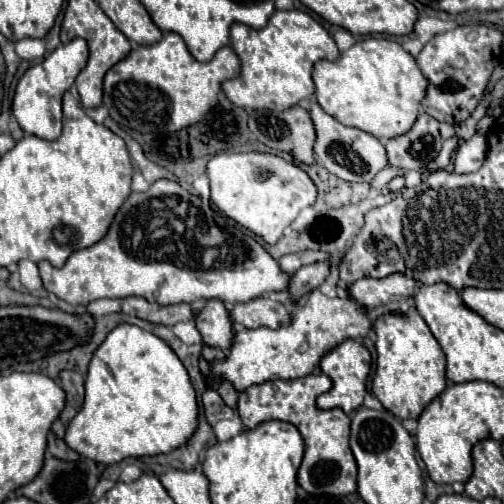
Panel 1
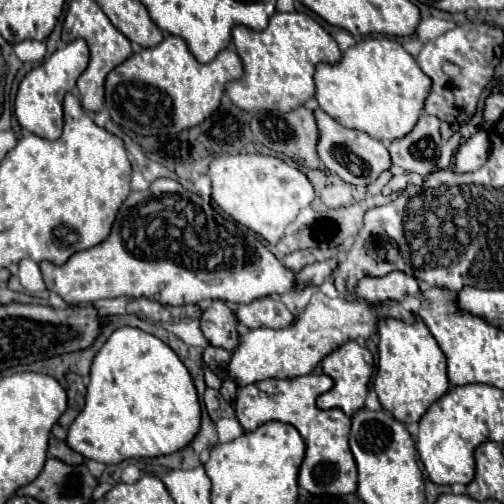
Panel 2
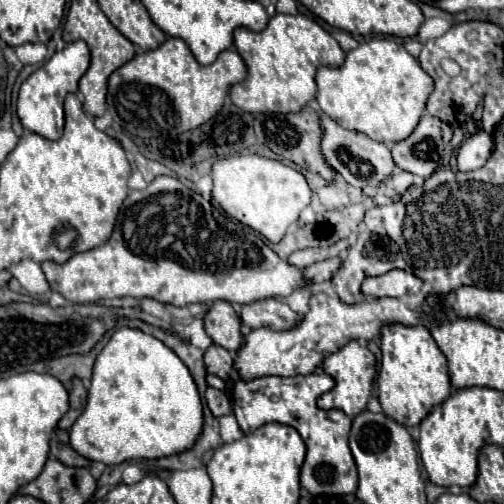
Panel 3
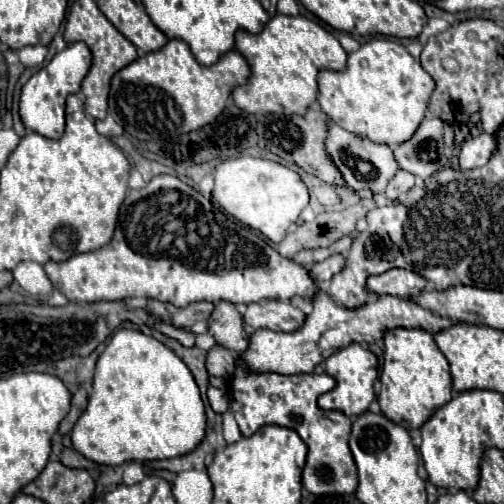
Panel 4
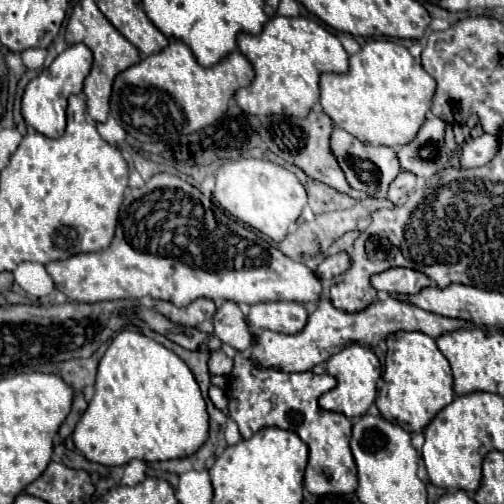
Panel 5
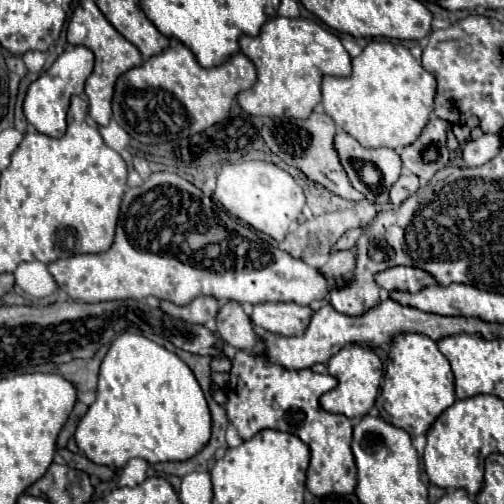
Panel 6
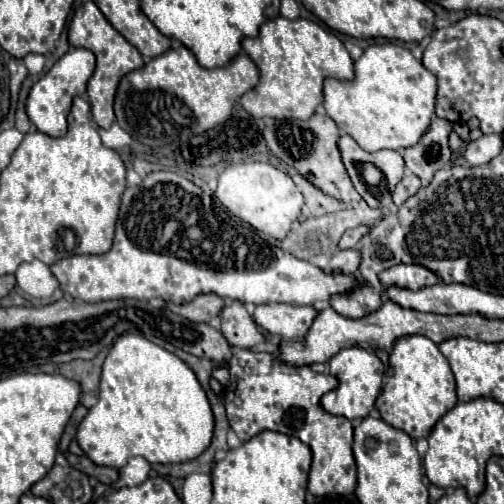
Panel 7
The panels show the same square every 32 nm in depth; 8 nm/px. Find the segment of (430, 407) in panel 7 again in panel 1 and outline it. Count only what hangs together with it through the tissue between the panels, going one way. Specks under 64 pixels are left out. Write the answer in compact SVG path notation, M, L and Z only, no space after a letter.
M408 310L406 316L384 314L374 322L376 332L376 374L372 380L372 392L400 420L418 420L420 412L444 392L446 388L446 358L430 328L416 310Z

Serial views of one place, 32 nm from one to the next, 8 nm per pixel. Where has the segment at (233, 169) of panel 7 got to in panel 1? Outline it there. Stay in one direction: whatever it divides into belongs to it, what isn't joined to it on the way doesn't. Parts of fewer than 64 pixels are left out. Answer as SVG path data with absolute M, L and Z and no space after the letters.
M222 152L208 162L206 174L210 178L212 202L228 218L264 238L268 245L276 245L276 242L290 236L292 232L301 234L314 224L313 205L310 204L316 200L316 186L300 166L294 166L280 156L262 152Z

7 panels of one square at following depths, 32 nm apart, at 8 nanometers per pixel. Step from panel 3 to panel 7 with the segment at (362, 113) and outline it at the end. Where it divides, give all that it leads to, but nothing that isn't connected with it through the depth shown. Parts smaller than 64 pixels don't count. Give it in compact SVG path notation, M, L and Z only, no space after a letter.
M374 44L354 62L354 82L328 78L324 82L324 108L336 126L352 136L366 152L402 150L416 146L430 128L436 104L436 76L396 44Z

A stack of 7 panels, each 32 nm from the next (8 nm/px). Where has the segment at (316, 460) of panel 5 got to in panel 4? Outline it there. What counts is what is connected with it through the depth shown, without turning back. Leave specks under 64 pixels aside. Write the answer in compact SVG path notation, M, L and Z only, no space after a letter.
M236 358L236 370L230 380L230 412L236 418L242 436L252 436L258 428L276 424L292 428L308 446L308 458L302 472L302 484L310 494L350 494L358 486L356 464L348 448L352 420L342 412L322 410L316 400L320 394L332 390L336 380L328 374L276 374L252 372Z

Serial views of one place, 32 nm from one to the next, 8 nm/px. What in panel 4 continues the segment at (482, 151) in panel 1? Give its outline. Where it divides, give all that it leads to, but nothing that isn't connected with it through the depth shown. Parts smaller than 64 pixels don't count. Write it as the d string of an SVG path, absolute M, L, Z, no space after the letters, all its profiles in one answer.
M480 134L476 138L468 138L462 148L460 148L460 168L470 170L470 168L480 168L484 166L496 150L496 138L492 134Z

